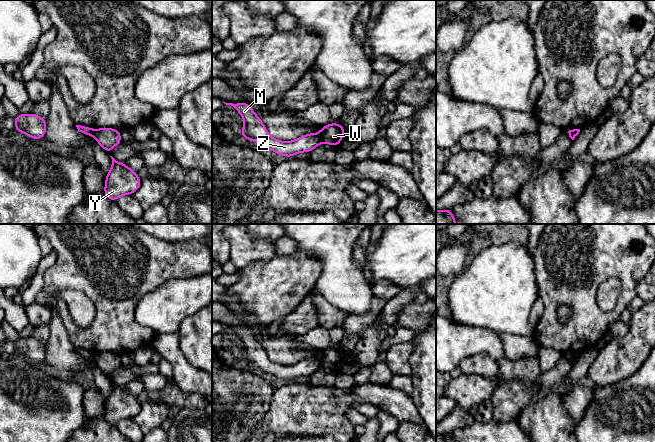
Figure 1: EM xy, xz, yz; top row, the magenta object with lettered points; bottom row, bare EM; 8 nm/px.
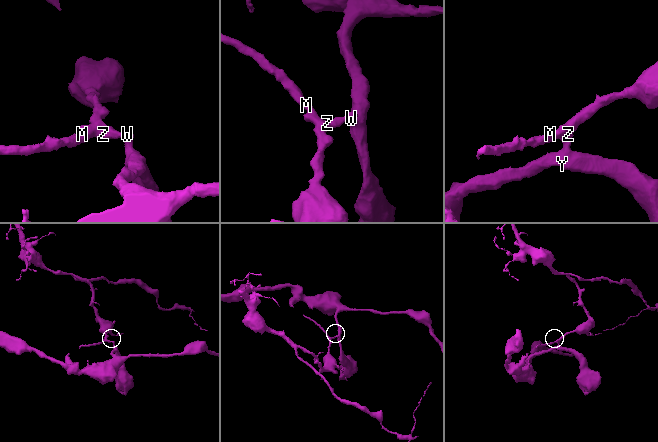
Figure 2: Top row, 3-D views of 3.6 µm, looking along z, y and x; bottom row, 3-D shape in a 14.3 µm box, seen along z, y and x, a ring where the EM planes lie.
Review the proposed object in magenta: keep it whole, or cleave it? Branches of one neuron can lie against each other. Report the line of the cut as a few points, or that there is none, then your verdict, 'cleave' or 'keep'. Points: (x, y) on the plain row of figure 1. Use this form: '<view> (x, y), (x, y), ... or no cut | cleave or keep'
xz (318, 358), (321, 365) | cleave

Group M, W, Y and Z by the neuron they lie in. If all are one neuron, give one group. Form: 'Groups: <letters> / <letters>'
Groups: M Z / W Y

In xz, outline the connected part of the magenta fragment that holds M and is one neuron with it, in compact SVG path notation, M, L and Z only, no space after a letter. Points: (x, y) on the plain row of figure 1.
M225 327L233 330L245 344L241 360L247 364L254 364L264 372L276 376L278 379L292 381L300 376L311 376L317 371L320 359L316 357L306 358L296 364L284 366L272 362L267 356L262 344L253 336L252 331L246 327Z

